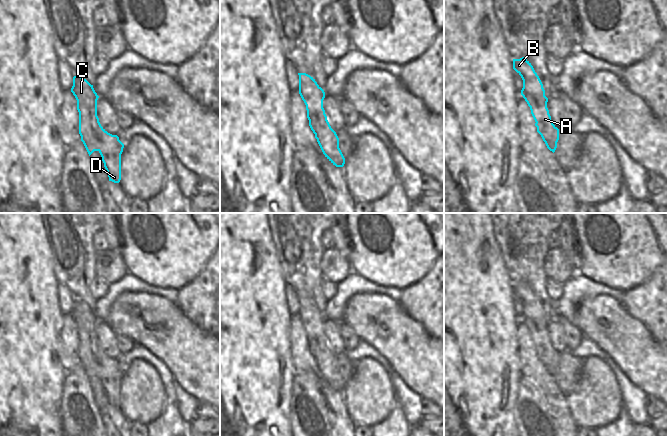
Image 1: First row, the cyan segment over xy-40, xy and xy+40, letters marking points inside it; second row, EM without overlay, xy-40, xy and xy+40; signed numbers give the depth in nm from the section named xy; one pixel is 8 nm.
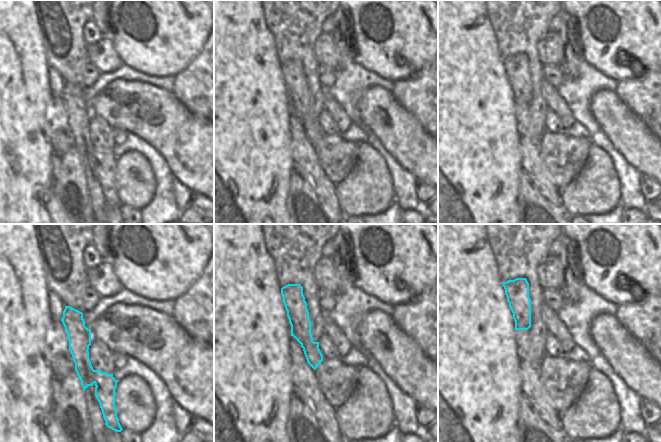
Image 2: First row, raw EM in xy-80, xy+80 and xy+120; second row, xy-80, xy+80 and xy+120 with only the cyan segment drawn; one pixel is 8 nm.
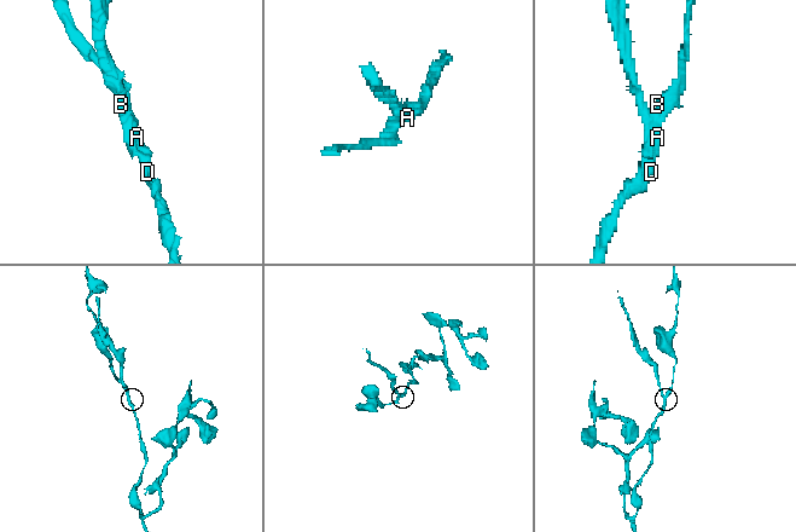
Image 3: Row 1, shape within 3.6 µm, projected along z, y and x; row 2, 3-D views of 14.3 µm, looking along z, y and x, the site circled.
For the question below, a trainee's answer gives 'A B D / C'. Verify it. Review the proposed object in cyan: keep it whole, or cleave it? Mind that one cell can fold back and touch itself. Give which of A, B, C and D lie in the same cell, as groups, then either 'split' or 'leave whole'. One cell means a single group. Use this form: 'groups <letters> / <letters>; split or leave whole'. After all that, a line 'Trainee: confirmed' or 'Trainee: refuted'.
groups A B D / C; split
Trainee: confirmed

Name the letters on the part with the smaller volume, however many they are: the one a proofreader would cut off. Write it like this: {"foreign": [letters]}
{"foreign": ["C"]}

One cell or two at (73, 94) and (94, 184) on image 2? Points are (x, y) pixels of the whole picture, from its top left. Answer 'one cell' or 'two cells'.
one cell

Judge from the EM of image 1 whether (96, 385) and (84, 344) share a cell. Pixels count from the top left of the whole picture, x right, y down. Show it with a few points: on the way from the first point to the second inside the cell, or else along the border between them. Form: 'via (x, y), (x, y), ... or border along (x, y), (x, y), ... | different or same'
via (92, 375), (86, 354) | same

